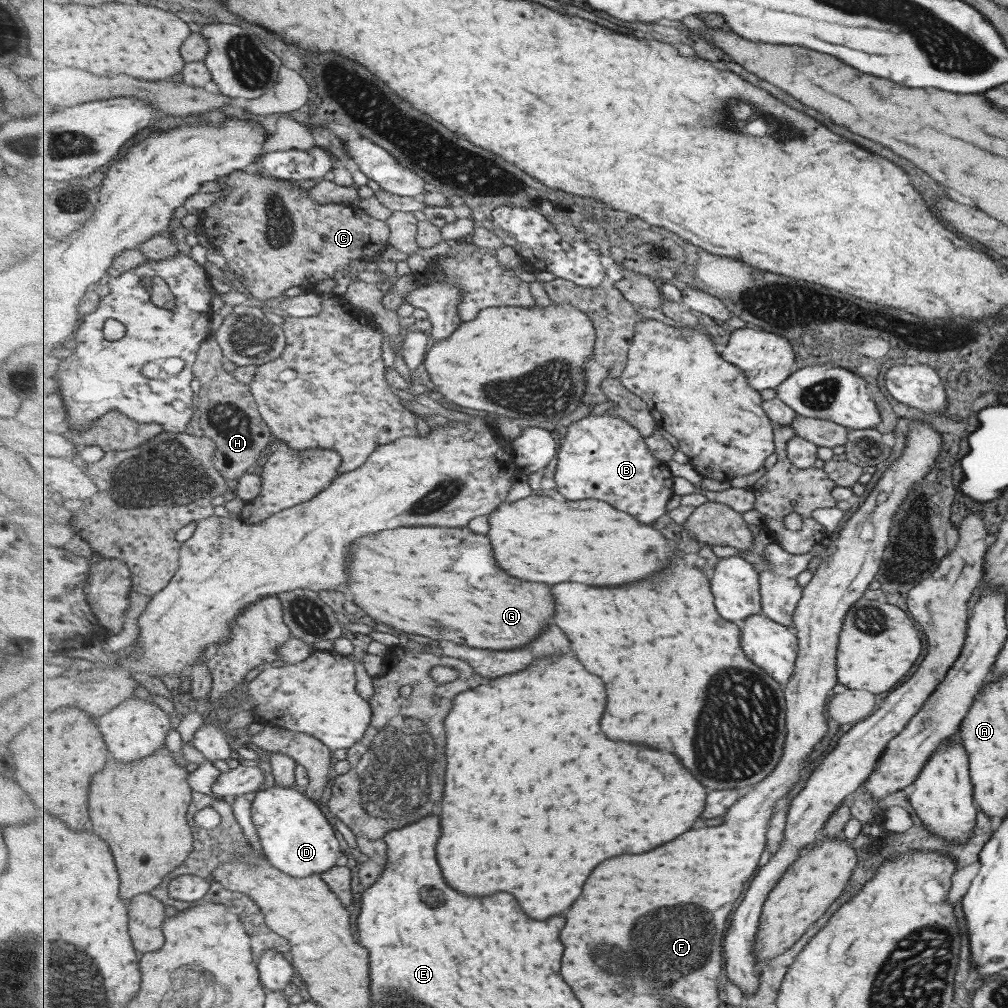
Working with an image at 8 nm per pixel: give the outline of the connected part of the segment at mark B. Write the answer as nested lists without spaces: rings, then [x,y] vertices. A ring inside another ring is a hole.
[[[614,412],[597,416],[587,415],[572,422],[567,428],[558,452],[559,461],[557,461],[556,470],[558,496],[561,494],[561,498],[569,501],[585,500],[585,498],[602,500],[623,512],[636,516],[642,523],[653,524],[663,514],[668,514],[667,504],[673,498],[675,475],[667,463],[649,450],[644,439],[637,428],[620,416],[616,416]]]

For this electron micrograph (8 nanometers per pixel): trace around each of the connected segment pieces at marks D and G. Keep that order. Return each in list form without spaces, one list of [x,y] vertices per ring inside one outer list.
[[[276,783],[271,788],[262,788],[251,802],[251,819],[270,864],[288,876],[308,878],[336,868],[342,852],[323,810],[301,789],[298,786],[283,788]]]
[[[468,527],[401,528],[365,538],[353,550],[351,574],[353,578],[349,582],[349,590],[353,592],[352,602],[373,620],[379,618],[383,623],[409,634],[469,644],[473,648],[525,648],[537,640],[549,624],[553,624],[553,616],[557,612],[555,596],[547,584],[511,578],[497,564],[489,535],[477,534]]]

